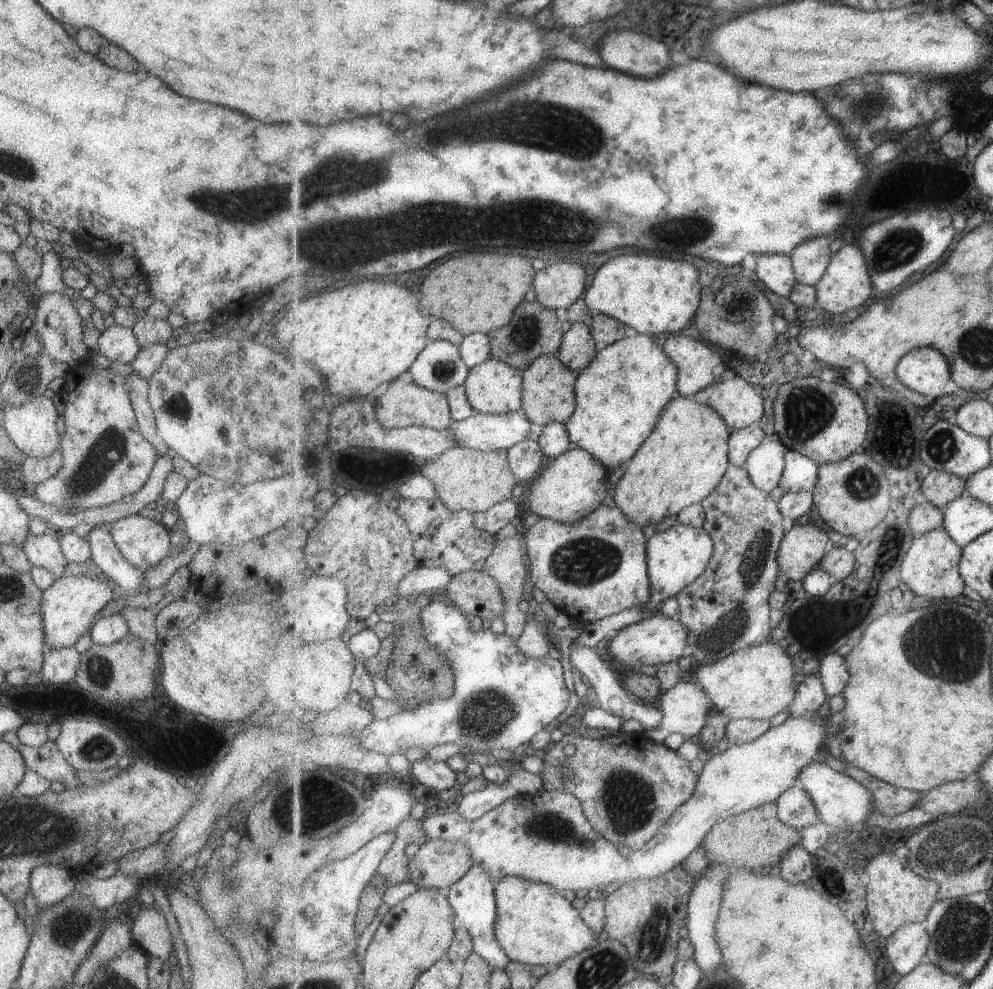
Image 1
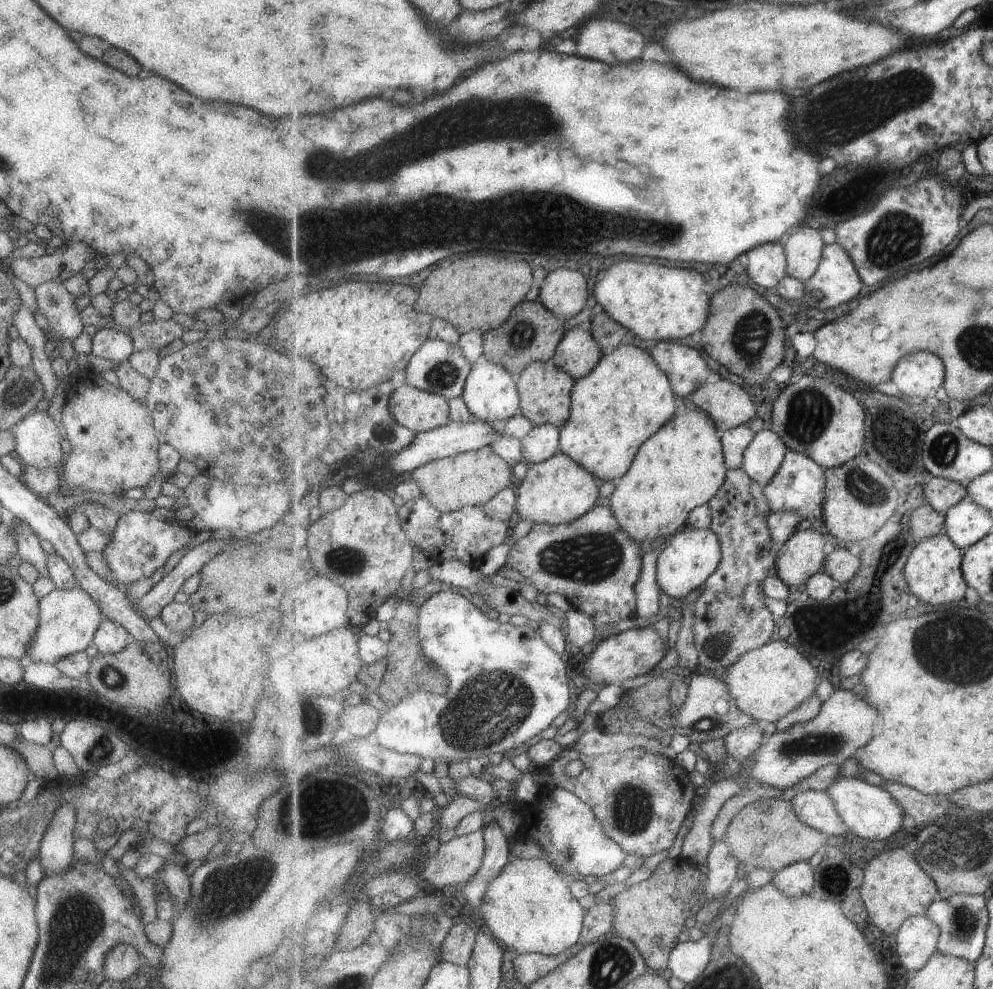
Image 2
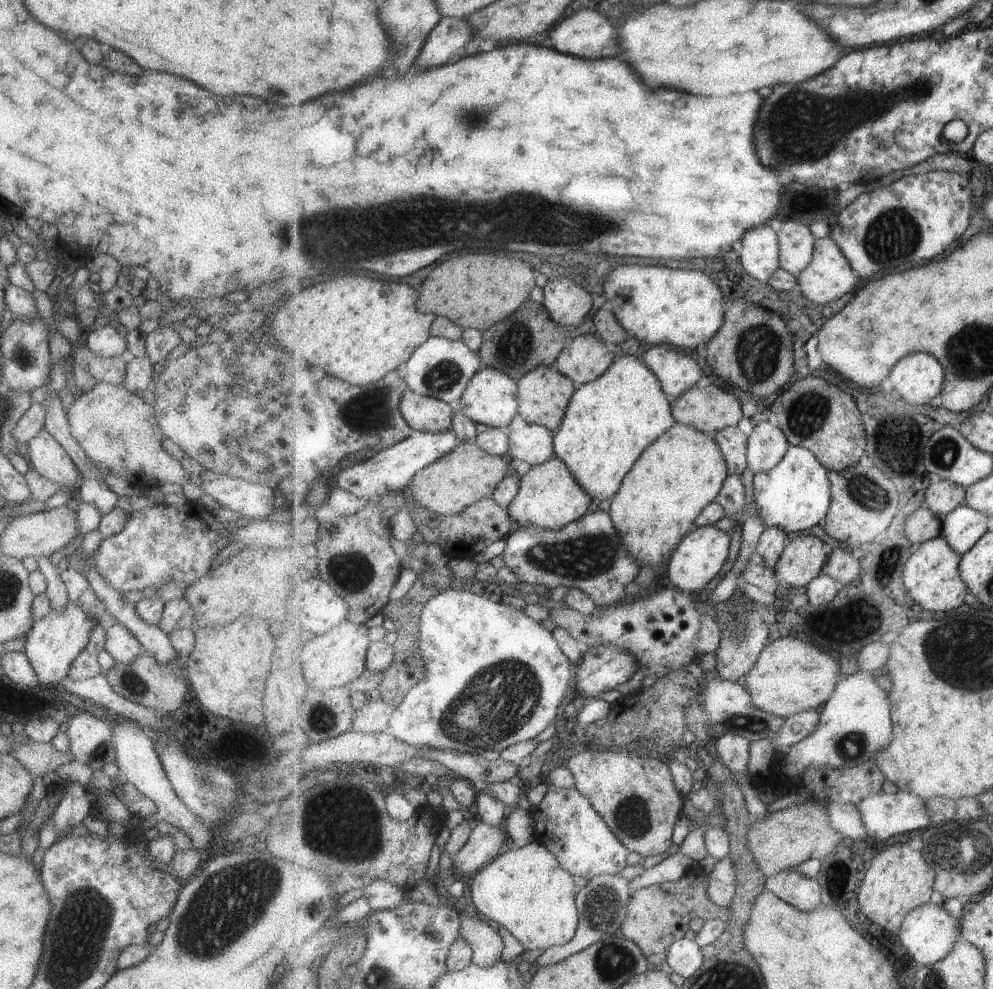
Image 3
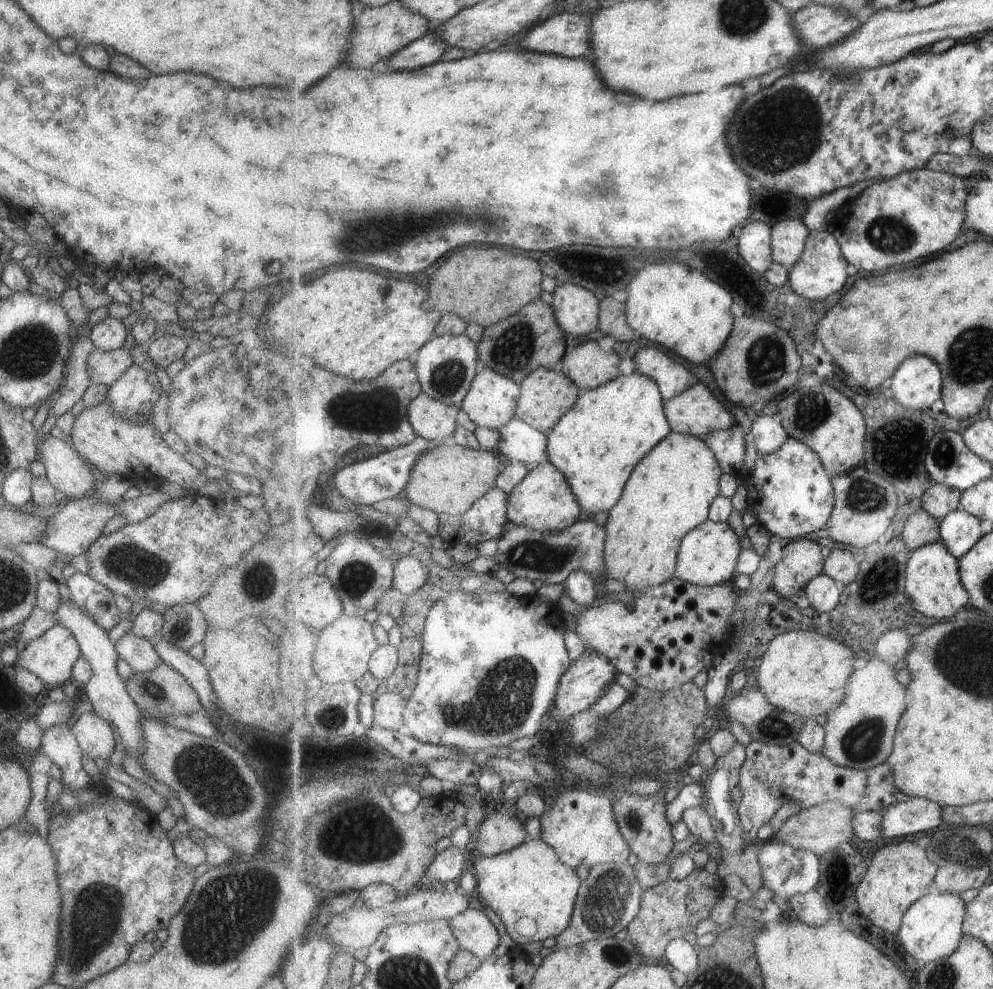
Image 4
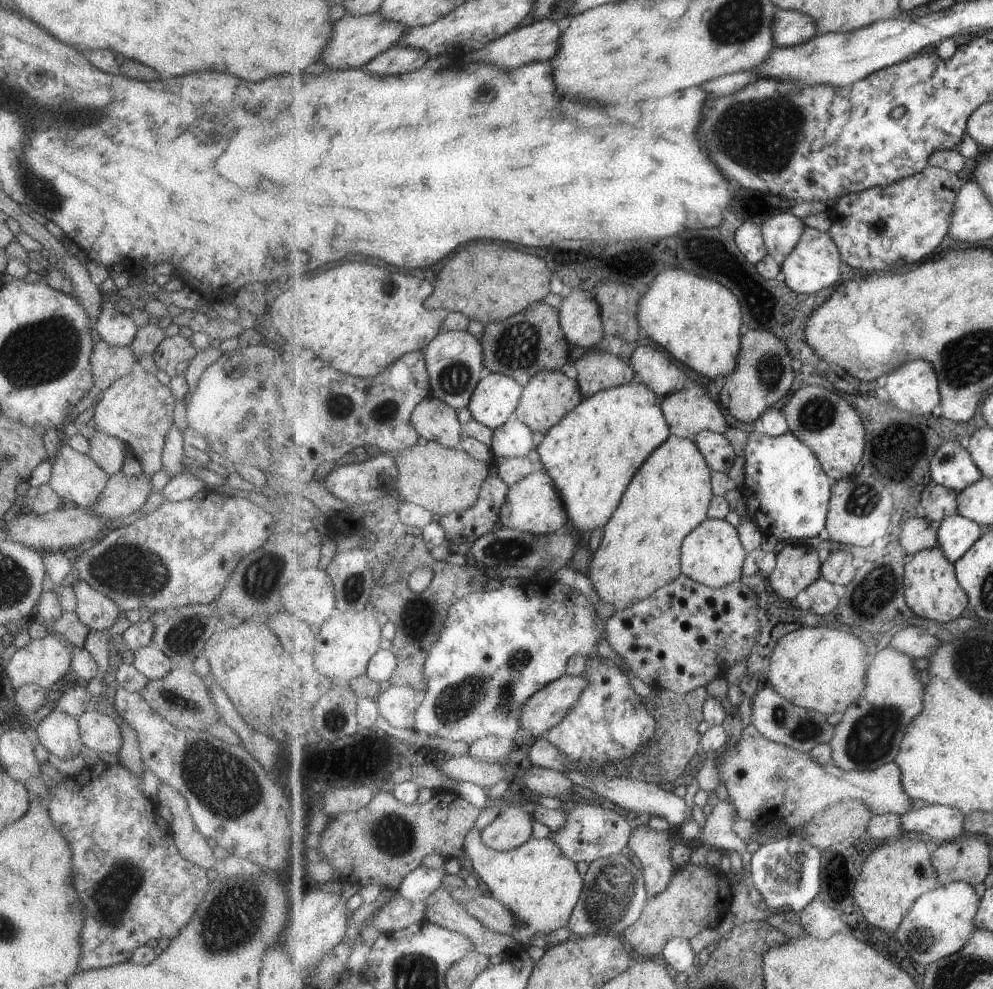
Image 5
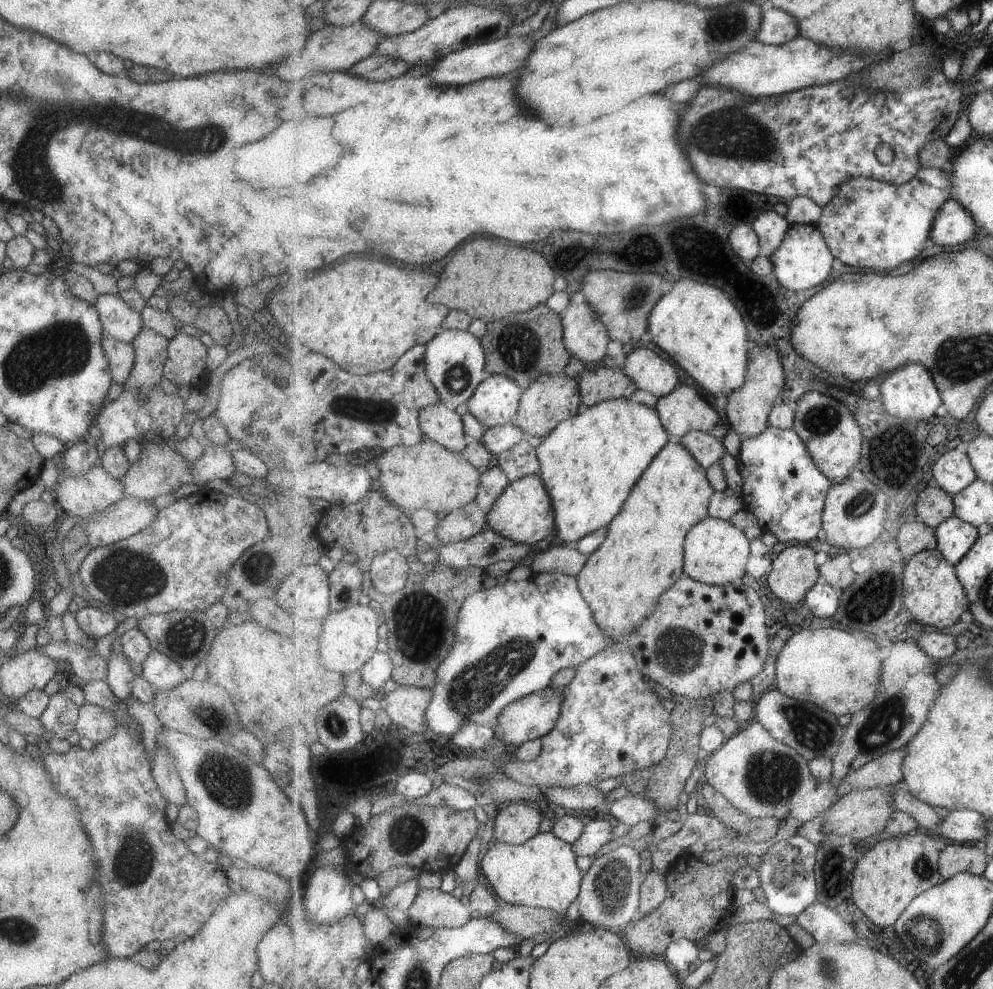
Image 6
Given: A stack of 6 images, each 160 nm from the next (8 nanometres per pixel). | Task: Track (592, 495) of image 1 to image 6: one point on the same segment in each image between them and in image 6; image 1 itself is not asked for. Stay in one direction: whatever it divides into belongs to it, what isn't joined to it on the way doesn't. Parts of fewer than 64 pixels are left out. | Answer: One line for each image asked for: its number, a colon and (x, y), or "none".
2: (560, 490)
3: (549, 497)
4: (544, 500)
5: (534, 505)
6: (525, 512)

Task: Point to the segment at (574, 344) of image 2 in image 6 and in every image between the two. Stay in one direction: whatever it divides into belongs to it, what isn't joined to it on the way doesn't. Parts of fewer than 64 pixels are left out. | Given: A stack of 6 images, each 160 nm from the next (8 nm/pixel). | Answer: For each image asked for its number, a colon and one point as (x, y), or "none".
3: (586, 359)
4: (588, 365)
5: (598, 370)
6: (597, 384)

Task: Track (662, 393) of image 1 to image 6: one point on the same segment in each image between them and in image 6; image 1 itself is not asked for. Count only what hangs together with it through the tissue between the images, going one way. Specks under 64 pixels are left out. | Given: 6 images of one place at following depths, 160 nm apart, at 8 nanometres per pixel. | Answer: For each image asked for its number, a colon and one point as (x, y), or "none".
2: (628, 397)
3: (611, 421)
4: (597, 445)
5: (594, 453)
6: (590, 463)

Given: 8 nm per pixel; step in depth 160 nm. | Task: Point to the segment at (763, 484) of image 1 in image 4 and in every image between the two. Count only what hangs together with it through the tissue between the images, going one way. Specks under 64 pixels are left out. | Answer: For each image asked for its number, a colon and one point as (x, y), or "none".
2: (763, 458)
3: (767, 444)
4: (768, 434)

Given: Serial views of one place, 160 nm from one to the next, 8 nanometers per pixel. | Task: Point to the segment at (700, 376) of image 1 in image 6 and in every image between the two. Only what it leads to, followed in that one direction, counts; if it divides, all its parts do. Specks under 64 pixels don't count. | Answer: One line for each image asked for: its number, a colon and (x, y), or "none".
2: (687, 371)
3: (678, 373)
4: (673, 377)
5: (652, 367)
6: (650, 372)

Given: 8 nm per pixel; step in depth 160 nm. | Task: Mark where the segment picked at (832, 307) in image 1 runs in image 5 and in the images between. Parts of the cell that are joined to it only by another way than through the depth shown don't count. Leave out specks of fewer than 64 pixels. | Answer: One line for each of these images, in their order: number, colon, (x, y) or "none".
2: (837, 280)
3: (830, 275)
4: (822, 269)
5: (815, 264)

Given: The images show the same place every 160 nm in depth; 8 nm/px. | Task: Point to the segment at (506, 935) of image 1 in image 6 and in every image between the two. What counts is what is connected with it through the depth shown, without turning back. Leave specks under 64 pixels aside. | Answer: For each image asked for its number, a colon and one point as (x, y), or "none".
2: (529, 907)
3: (526, 890)
4: (531, 880)
5: (541, 886)
6: (544, 872)

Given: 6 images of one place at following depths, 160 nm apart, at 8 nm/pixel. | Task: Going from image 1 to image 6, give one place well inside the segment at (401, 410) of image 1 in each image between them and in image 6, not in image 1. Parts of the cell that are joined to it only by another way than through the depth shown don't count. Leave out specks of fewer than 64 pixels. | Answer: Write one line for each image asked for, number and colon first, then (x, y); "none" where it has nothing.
2: (420, 410)
3: (428, 414)
4: (432, 419)
5: (436, 421)
6: (440, 422)

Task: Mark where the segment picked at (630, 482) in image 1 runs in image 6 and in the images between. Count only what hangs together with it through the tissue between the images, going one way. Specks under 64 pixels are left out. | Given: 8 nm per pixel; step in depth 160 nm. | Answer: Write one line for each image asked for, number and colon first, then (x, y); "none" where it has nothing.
2: (681, 467)
3: (682, 472)
4: (670, 492)
5: (641, 552)
6: (644, 554)

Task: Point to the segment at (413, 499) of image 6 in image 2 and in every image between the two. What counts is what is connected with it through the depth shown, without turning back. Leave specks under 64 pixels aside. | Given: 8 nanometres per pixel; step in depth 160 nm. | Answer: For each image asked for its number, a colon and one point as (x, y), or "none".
2: (473, 478)
3: (452, 483)
4: (449, 480)
5: (444, 480)

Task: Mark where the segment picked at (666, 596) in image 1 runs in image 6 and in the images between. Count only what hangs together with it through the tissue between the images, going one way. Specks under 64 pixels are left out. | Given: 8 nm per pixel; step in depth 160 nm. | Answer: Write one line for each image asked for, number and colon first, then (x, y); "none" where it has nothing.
2: (692, 555)
3: (701, 555)
4: (709, 555)
5: (713, 555)
6: (717, 551)

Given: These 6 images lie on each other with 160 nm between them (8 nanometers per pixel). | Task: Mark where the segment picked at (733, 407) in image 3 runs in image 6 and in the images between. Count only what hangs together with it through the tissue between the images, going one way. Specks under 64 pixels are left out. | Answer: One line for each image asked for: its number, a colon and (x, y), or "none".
4: (696, 411)
5: (691, 411)
6: (684, 410)

